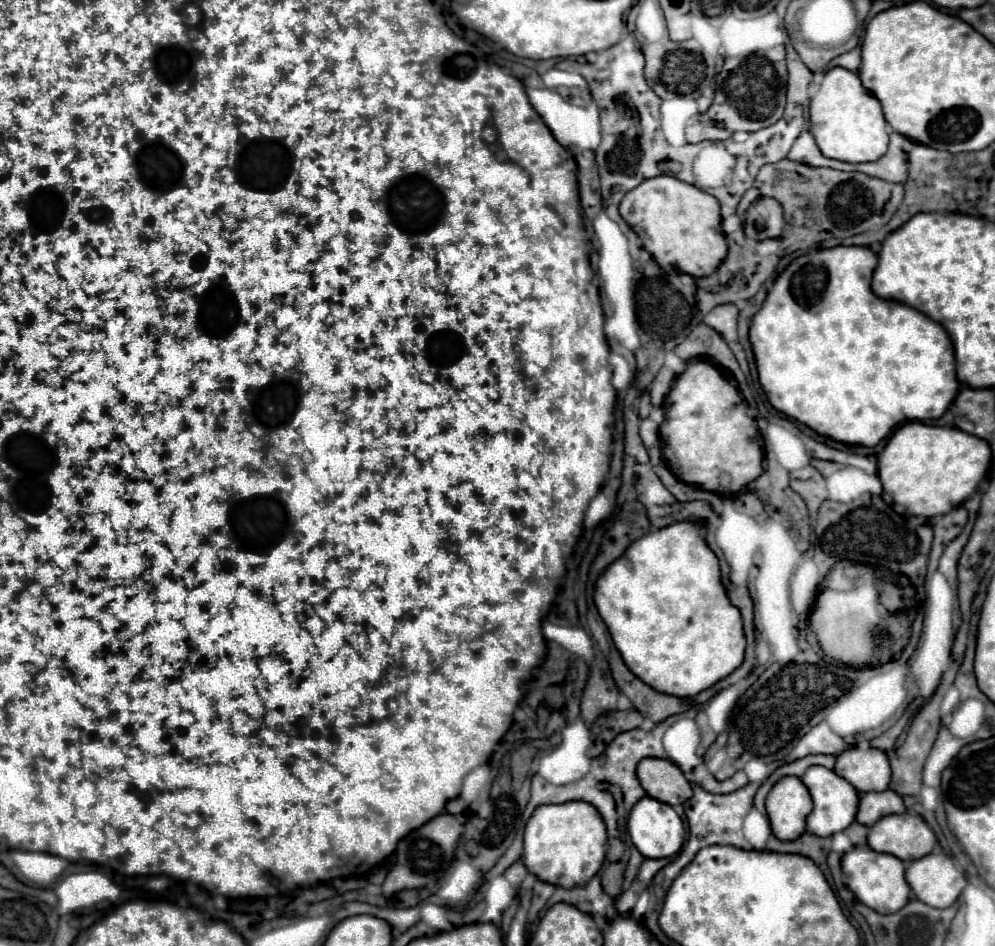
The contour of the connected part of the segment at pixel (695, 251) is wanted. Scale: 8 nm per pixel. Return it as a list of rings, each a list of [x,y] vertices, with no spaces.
[[[658,175],[642,181],[622,199],[620,215],[666,273],[708,277],[726,257],[728,247],[720,227],[720,205],[716,197],[676,177]]]

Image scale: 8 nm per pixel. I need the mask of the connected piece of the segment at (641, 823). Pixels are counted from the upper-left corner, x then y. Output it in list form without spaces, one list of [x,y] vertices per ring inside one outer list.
[[[642,797],[630,811],[630,819],[628,819],[628,833],[632,837],[632,843],[636,845],[636,849],[646,857],[646,859],[664,859],[664,857],[672,857],[680,851],[682,843],[684,843],[684,825],[682,819],[678,817],[678,813],[666,805],[660,803],[652,797]]]

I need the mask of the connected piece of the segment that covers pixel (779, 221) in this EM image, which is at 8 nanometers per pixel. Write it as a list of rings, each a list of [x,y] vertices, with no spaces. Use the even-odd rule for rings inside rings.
[[[772,197],[756,199],[746,211],[744,233],[750,239],[756,241],[778,239],[784,227],[786,219],[782,217],[782,205],[778,205],[778,201],[774,201]]]

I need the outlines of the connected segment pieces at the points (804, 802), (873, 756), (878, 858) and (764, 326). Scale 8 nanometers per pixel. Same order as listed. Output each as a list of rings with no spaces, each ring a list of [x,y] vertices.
[[[798,777],[780,779],[766,797],[770,827],[780,841],[794,841],[806,831],[810,809],[810,793]]]
[[[846,749],[836,757],[834,773],[850,781],[856,791],[886,791],[890,783],[890,763],[880,749]]]
[[[854,847],[842,857],[842,873],[846,875],[848,889],[858,897],[858,901],[880,915],[896,913],[910,899],[910,887],[904,879],[904,863],[888,853],[874,853],[870,847]]]
[[[840,245],[802,255],[776,279],[750,327],[760,385],[772,407],[824,437],[864,447],[878,445],[898,423],[940,419],[960,387],[948,333],[924,313],[876,297],[870,289],[874,267],[876,253],[868,247]]]

